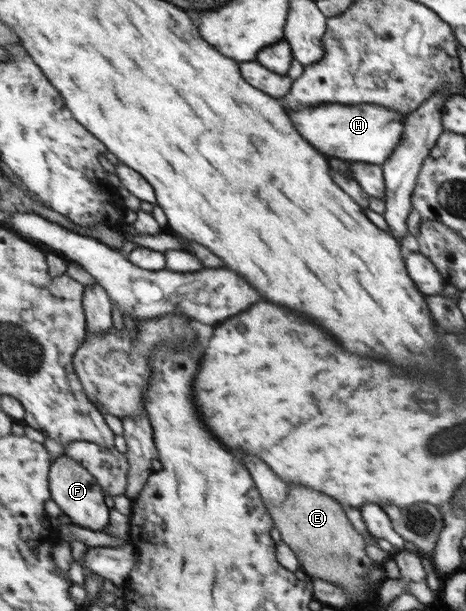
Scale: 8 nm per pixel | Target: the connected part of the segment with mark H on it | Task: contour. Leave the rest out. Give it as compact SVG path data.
M340 103L320 104L312 109L288 109L294 117L294 125L304 131L306 141L310 141L318 151L348 162L365 162L384 165L392 157L405 133L408 115L402 115L385 105Z

